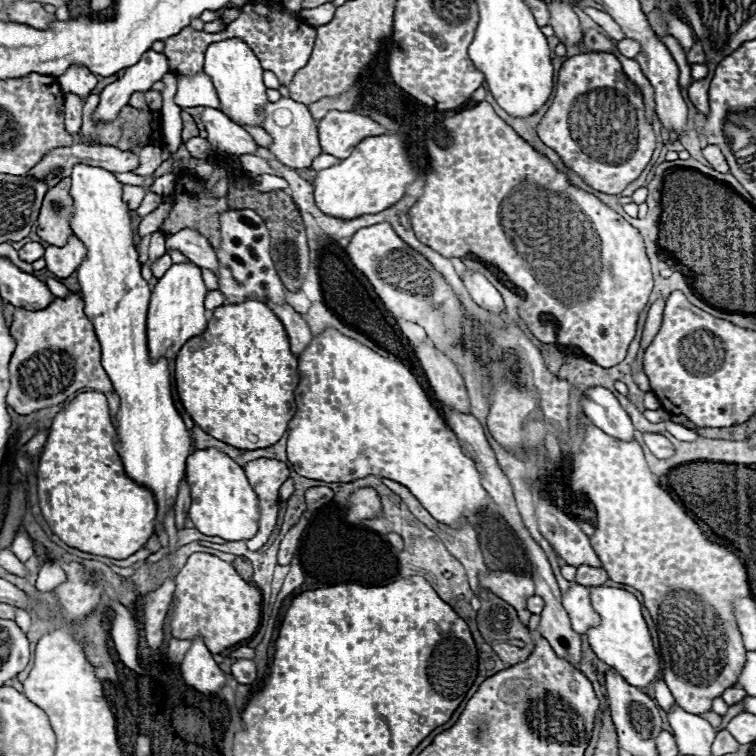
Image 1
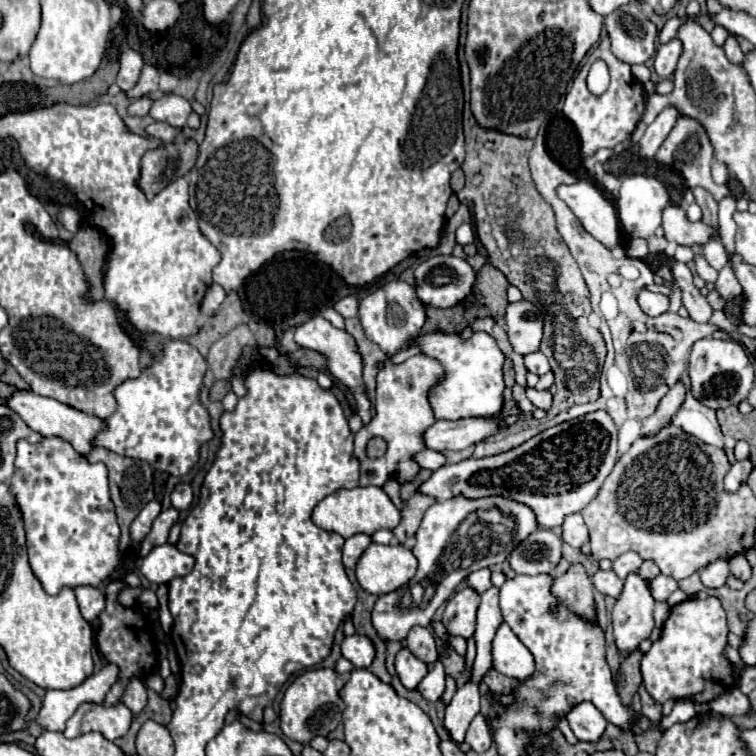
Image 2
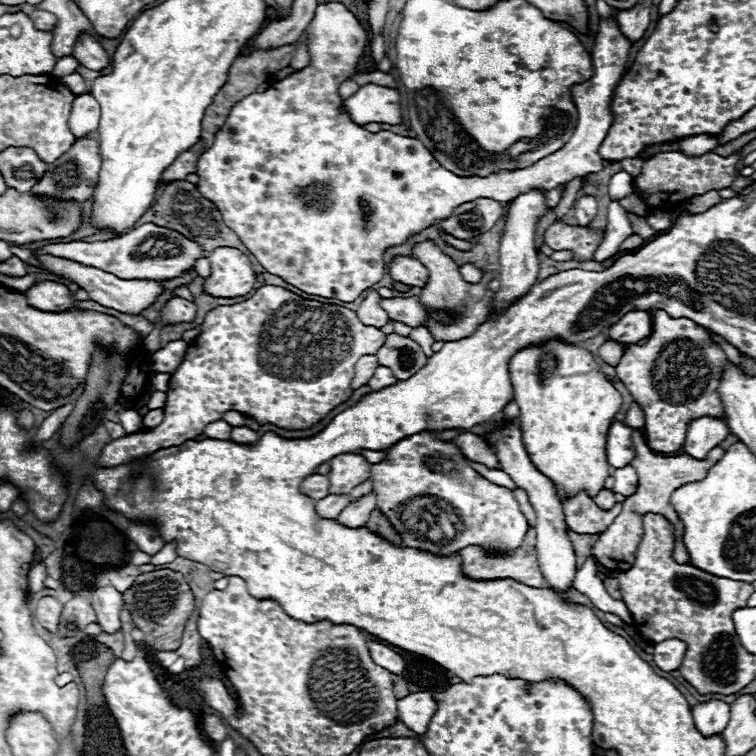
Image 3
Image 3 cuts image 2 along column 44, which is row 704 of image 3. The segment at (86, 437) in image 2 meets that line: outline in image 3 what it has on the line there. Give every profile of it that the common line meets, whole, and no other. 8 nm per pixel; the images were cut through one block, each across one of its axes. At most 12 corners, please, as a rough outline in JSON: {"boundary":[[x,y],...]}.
{"boundary":[[430,692],[398,700],[398,718],[424,734],[436,712]]}

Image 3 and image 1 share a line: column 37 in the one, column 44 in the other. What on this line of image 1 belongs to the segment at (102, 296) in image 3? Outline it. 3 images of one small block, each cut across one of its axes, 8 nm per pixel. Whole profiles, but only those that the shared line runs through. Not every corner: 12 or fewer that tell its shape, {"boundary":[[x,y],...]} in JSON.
{"boundary":[[76,236],[64,248],[46,248],[46,268],[68,278],[85,257]]}

